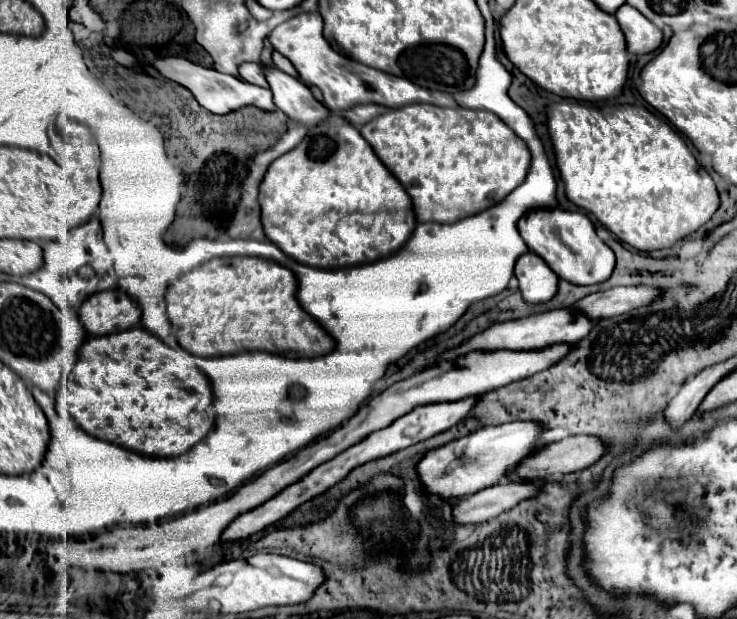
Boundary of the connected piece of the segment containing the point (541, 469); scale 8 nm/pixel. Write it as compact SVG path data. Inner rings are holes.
M572 435L550 443L522 461L512 475L528 479L554 479L566 473L582 471L606 453L606 443L592 435Z

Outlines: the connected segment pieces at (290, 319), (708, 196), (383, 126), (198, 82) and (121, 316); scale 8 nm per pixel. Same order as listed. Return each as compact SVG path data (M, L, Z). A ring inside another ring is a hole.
M220 257L212 259L190 273L176 279L166 291L166 305L170 323L176 327L178 343L198 355L198 357L218 357L218 355L234 355L240 351L266 351L272 355L288 357L288 359L304 359L304 357L322 357L334 351L334 339L300 307L296 299L298 279L296 275L270 259L260 257Z
M556 103L548 109L548 131L554 143L554 151L556 151L556 165L560 169L560 175L566 183L566 197L576 203L578 207L586 209L588 213L592 213L604 227L608 227L618 239L622 239L624 243L632 245L638 251L656 251L656 249L668 249L672 247L676 241L696 233L704 223L708 223L714 213L720 209L720 195L716 191L716 185L712 181L712 177L698 165L698 161L694 159L692 151L688 149L688 145L684 143L684 139L668 125L666 119L654 115L652 111L648 111L642 105L602 105L602 107L586 107L580 103Z
M414 103L372 119L360 127L360 133L372 145L378 159L382 159L392 175L406 187L406 193L412 197L418 223L454 223L458 219L476 215L494 203L500 203L520 183L526 181L532 161L528 145L498 115L490 111L472 111L462 107L446 109Z
M164 57L164 59L156 59L154 61L154 67L160 71L162 77L166 77L168 81L174 81L182 87L186 87L194 97L196 101L208 109L210 113L217 115L224 115L234 111L234 109L240 109L240 107L246 107L246 105L256 105L264 111L274 111L274 103L272 103L272 91L270 89L260 89L260 87L254 87L242 79L236 79L232 75L224 75L224 73L218 73L216 69L202 67L202 65L196 65L184 57Z
M118 287L90 295L90 299L82 303L78 315L88 335L126 331L126 327L136 327L136 323L142 319L138 303Z

